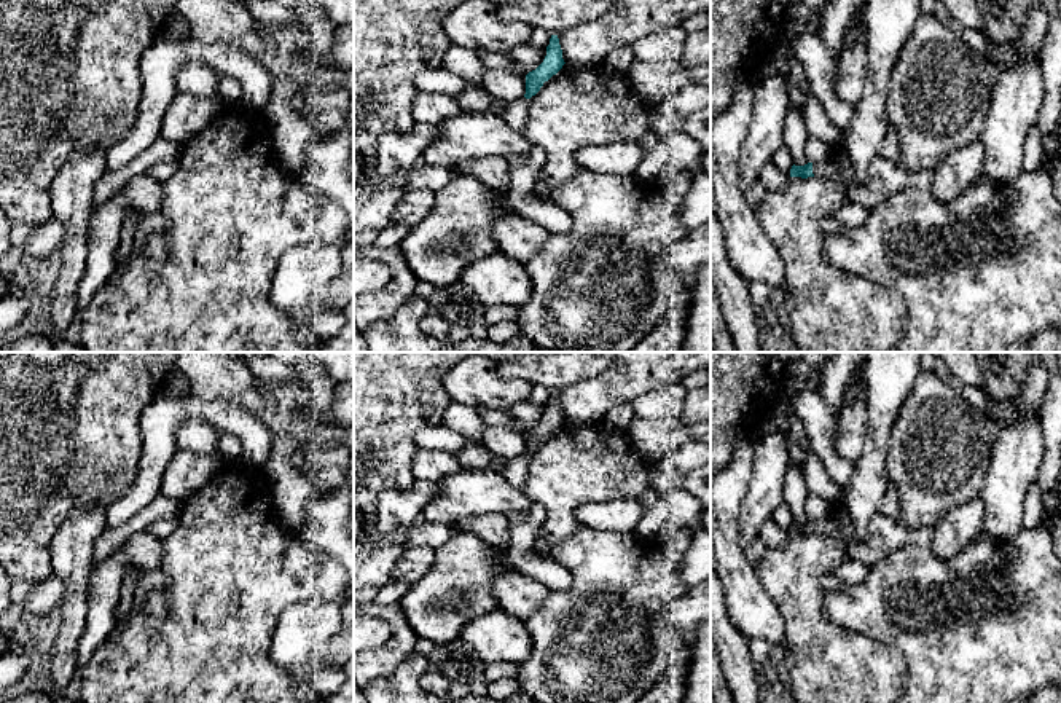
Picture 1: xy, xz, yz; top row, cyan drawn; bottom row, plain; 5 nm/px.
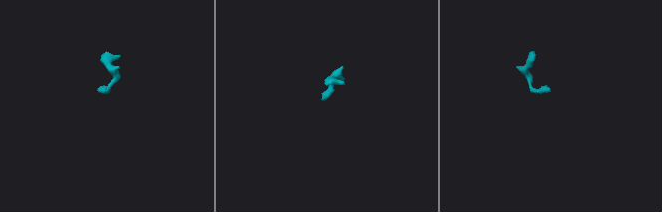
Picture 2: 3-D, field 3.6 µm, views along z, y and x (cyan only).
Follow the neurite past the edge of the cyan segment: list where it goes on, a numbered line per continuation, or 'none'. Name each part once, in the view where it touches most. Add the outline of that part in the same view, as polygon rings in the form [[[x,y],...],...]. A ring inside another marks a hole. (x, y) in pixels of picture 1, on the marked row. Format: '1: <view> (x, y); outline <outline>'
1: yz (819, 169); outline [[[814,163],[812,174],[814,177],[836,179],[836,169],[828,166],[827,163]]]

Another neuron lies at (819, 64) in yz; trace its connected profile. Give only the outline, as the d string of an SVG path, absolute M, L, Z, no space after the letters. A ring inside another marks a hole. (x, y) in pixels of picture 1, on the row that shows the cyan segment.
M819 33L793 37L793 54L805 69L812 96L820 102L828 120L840 129L846 129L855 105L841 100L836 94L836 59L828 51Z

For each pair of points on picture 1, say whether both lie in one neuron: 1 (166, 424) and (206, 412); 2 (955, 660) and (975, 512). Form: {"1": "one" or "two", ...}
{"1": "one", "2": "two"}

